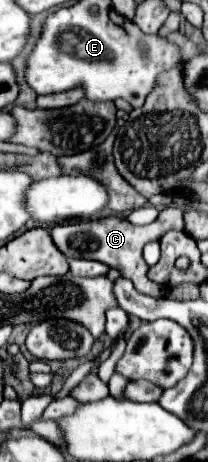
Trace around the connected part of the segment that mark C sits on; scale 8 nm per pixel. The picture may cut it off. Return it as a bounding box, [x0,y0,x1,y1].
[50,206,184,298]

